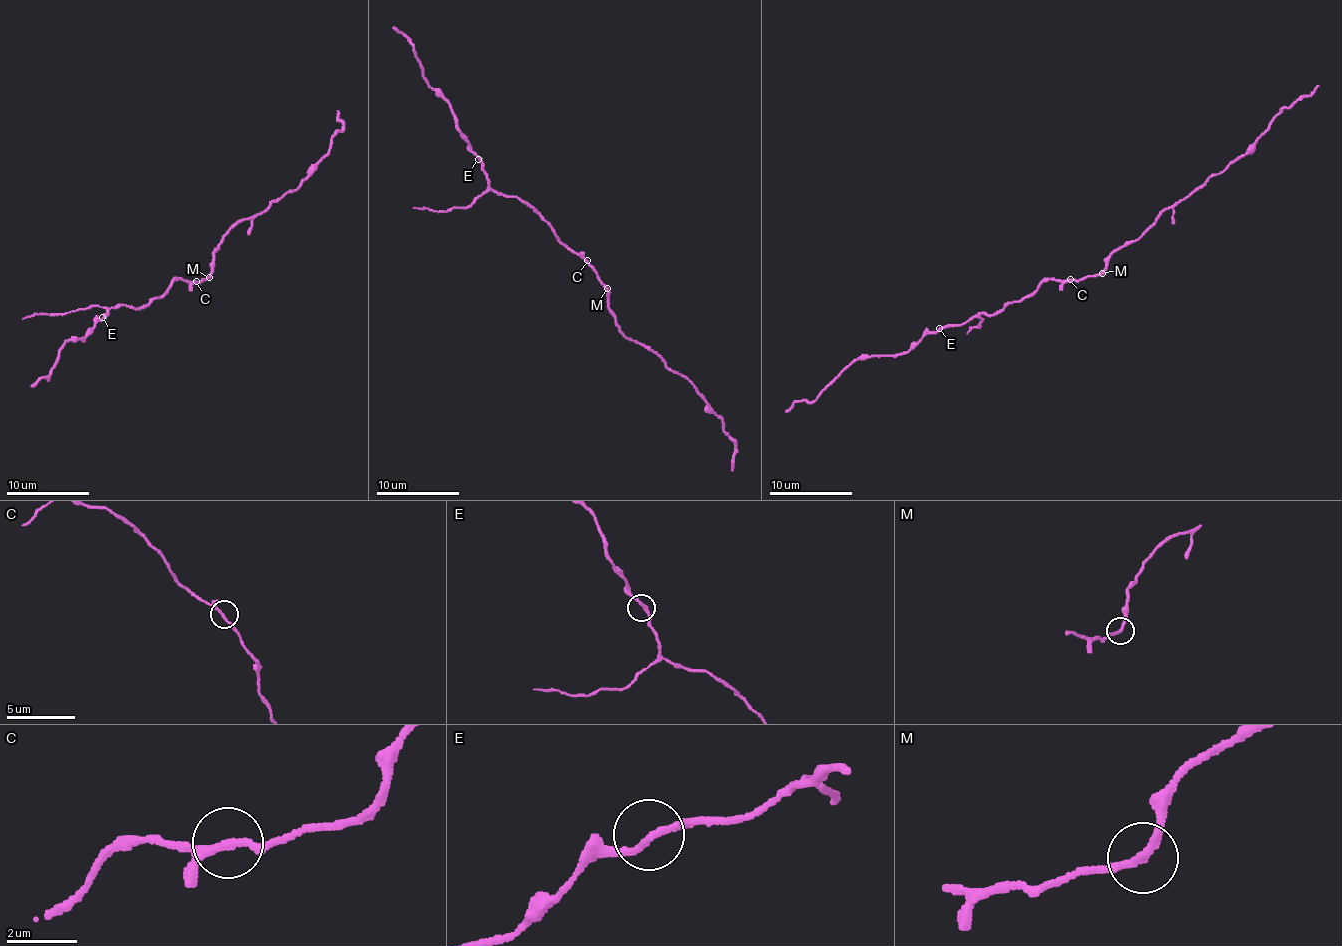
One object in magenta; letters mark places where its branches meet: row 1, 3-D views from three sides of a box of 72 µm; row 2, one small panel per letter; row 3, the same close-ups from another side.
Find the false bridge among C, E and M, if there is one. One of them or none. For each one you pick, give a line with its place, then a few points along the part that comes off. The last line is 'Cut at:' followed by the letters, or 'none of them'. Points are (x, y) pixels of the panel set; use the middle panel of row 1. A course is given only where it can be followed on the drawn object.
Cut at: none of them

